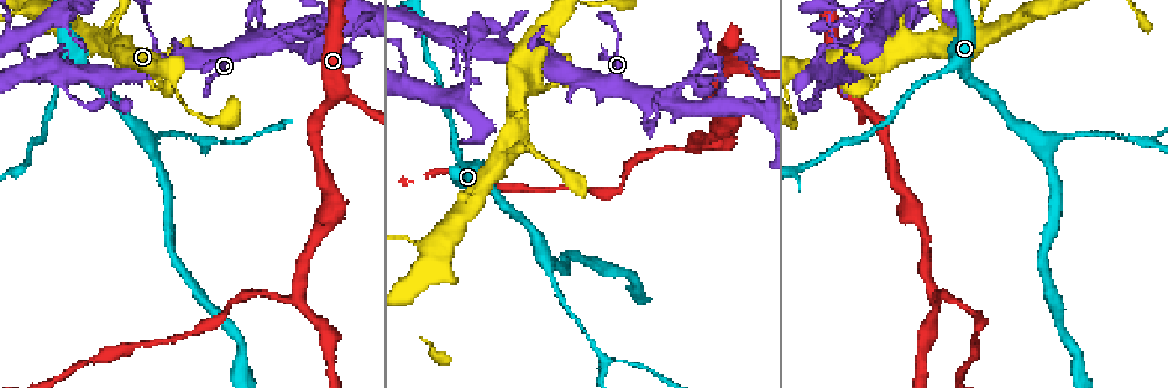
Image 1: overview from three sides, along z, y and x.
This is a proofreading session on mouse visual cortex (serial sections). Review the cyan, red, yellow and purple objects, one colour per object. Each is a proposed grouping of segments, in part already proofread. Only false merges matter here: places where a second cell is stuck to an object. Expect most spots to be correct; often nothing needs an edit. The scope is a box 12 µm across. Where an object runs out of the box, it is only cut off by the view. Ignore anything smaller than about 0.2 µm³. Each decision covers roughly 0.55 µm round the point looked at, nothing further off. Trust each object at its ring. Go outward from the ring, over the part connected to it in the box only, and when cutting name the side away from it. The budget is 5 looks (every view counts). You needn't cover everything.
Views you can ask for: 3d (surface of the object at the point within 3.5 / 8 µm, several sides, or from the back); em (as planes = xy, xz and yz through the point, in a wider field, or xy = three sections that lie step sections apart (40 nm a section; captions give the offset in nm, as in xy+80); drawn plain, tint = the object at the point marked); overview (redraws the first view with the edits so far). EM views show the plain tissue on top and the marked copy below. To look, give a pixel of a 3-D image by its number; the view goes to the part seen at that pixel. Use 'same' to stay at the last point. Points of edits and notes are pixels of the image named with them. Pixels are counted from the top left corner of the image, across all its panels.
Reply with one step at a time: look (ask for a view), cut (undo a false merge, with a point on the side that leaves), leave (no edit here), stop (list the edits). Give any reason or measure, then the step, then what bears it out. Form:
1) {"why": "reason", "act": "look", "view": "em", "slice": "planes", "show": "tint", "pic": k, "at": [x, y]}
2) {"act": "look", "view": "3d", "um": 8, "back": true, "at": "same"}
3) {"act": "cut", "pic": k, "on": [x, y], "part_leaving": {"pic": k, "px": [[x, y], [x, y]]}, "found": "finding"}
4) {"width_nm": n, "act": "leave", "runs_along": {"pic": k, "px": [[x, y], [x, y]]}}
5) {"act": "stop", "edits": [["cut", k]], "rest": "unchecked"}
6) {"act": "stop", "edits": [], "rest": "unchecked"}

{"why": "small branch off a trunk", "act": "look", "view": "3d", "um": 3.5, "pic": 1, "at": [507, 112]}

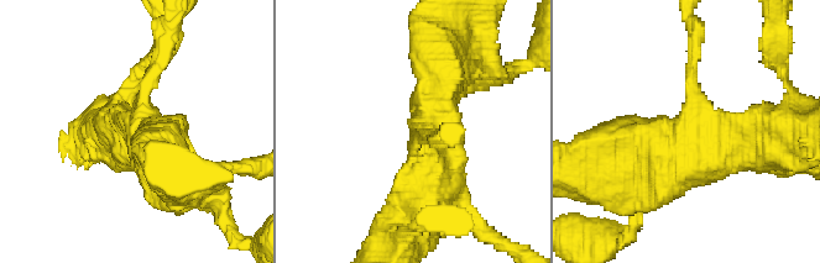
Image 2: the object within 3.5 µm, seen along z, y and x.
{"act": "look", "view": "em", "slice": "xy", "step": 2, "show": "tint", "pic": 2, "at": [694, 123]}

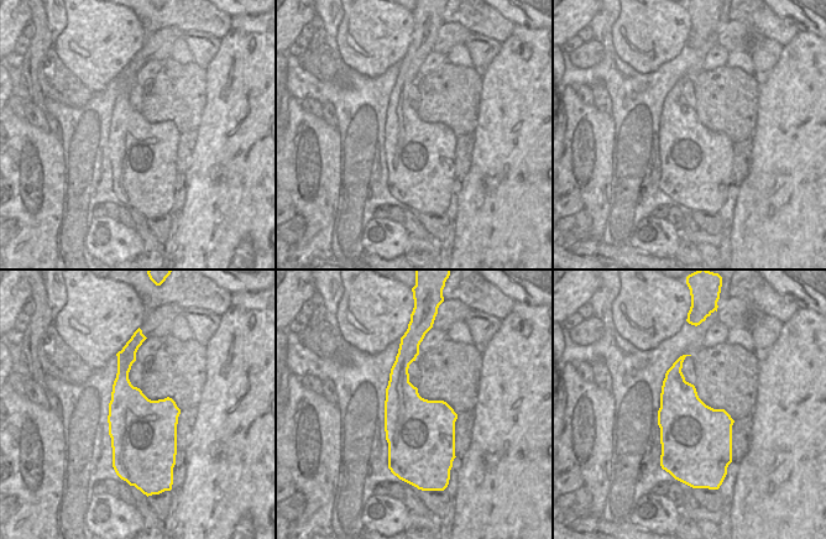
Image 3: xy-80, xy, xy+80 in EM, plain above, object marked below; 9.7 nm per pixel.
{"act": "leave", "found": "all the same cell"}

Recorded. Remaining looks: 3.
{"why": "three arms meet", "act": "look", "view": "3d", "um": 3.5, "pic": 1, "at": [556, 61]}

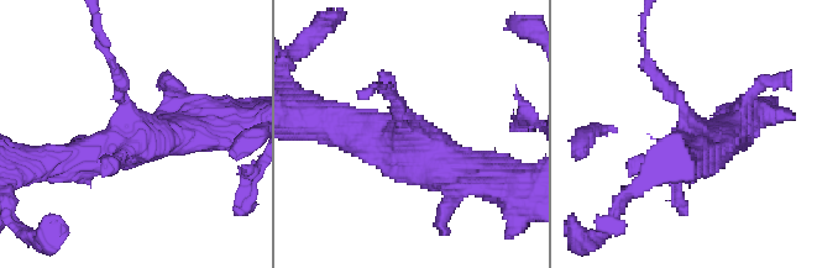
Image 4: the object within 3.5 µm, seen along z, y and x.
{"why": "now the EM", "act": "look", "view": "em", "slice": "xy", "step": 2, "show": "tint", "pic": 4, "at": [409, 136]}

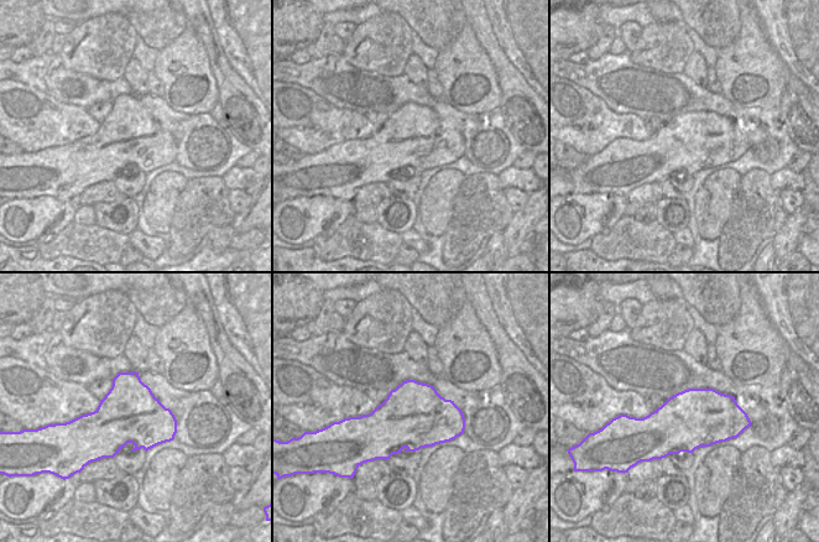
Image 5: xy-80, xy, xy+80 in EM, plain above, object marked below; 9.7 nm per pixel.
{"act": "leave", "runs_along": {"pic": 4, "px": [[481, 177], [333, 124]]}, "found": "continuous, no second cell"}

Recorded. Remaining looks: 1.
{"act": "stop", "edits": [], "rest": "unchecked"}

